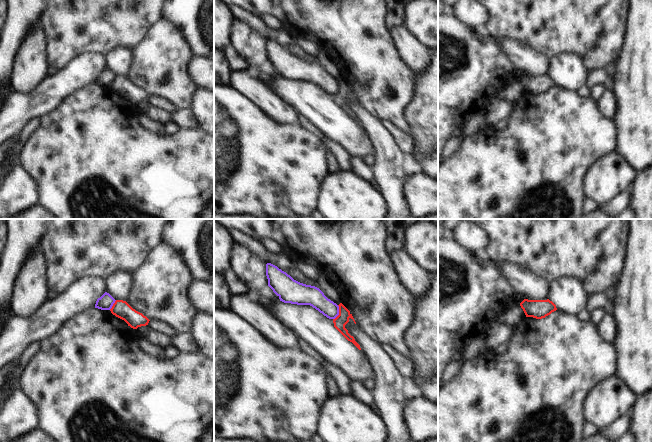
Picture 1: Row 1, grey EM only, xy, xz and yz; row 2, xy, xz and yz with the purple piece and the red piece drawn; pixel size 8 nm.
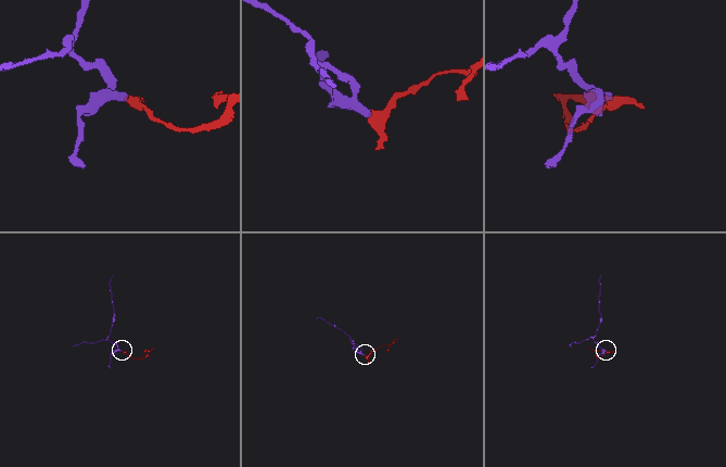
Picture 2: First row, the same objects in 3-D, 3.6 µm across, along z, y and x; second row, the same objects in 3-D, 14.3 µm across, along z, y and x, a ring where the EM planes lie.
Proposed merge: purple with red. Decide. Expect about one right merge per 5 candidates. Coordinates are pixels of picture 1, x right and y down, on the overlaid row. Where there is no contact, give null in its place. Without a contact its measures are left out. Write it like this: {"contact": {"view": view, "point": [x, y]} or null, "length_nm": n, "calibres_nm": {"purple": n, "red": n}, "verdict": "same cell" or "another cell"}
{"contact": {"view": "xz", "point": [338, 312]}, "length_nm": 130, "calibres_nm": {"purple": 160, "red": 100}, "verdict": "another cell"}

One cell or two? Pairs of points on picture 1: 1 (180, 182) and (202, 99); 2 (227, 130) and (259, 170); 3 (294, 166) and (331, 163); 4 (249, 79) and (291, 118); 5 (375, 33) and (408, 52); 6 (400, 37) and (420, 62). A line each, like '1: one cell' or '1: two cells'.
1: two cells
2: one cell
3: two cells
4: one cell
5: two cells
6: one cell

